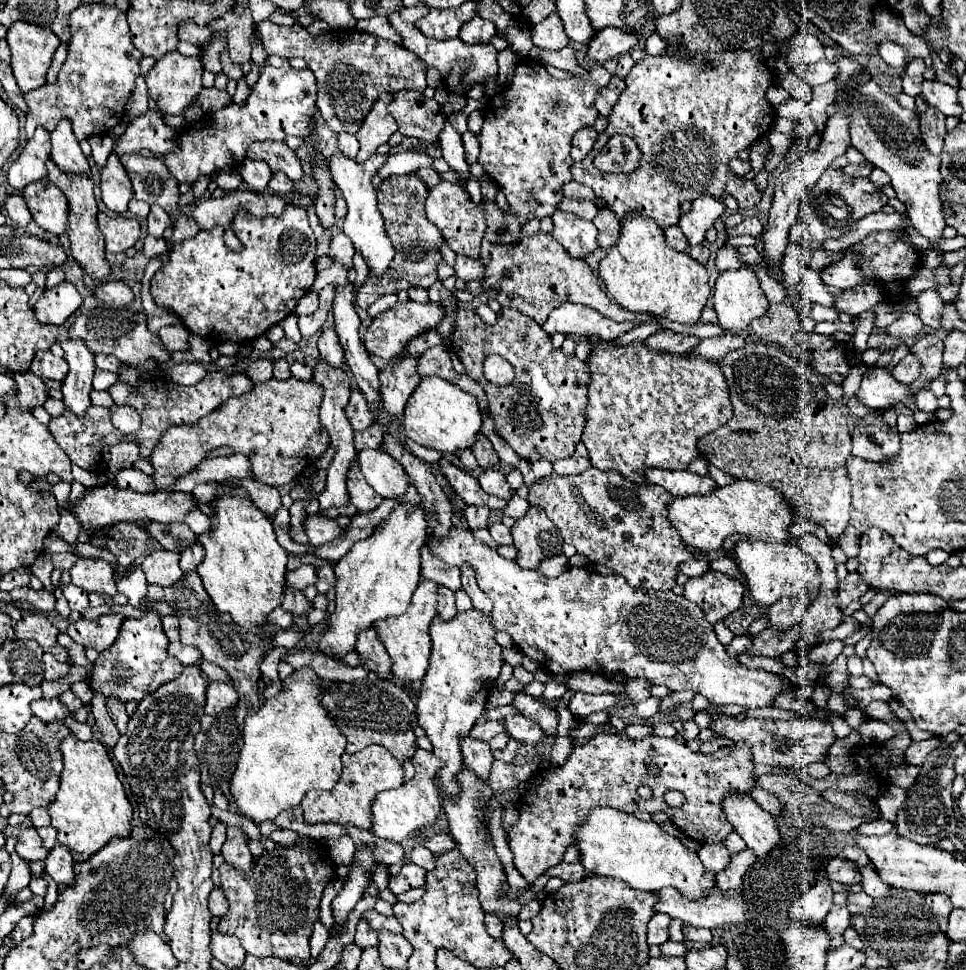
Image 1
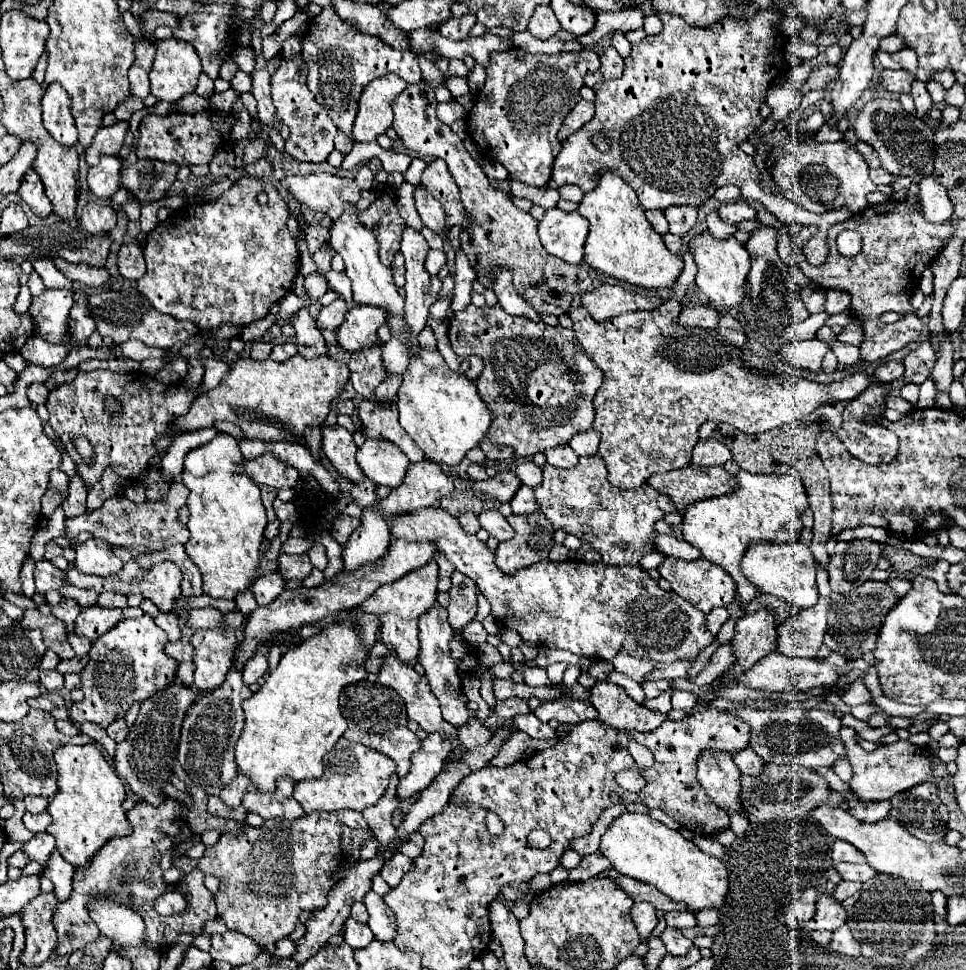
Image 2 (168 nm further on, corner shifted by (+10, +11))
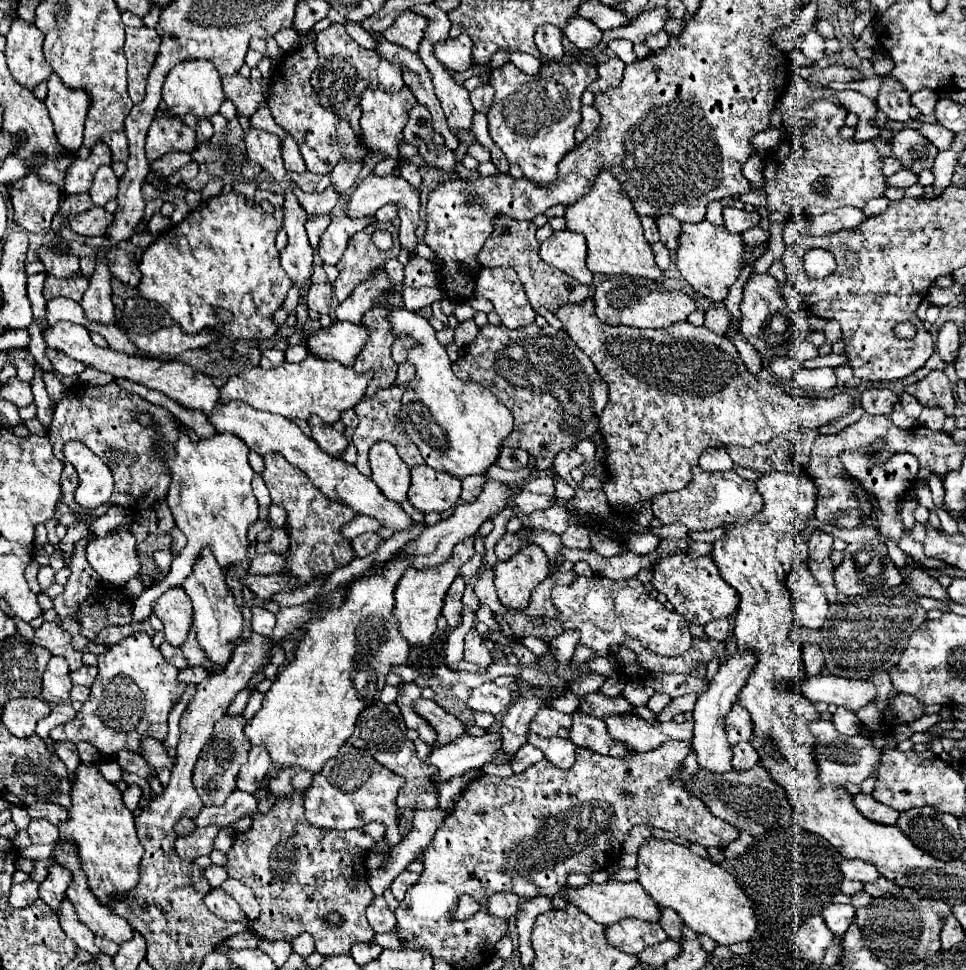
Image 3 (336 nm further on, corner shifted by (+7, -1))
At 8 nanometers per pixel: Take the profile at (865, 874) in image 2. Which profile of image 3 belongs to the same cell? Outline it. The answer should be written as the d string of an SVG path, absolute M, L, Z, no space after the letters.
M878 878L876 882L868 882L868 884L864 884L864 888L862 888L866 894L870 894L870 896L884 896L884 894L898 894L900 892L900 888L896 886L896 884L892 884L892 882L888 882L886 878Z

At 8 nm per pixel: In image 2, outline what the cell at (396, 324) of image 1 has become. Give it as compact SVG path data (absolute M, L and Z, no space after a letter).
M355 304L347 314L345 322L335 330L337 346L347 352L357 352L377 340L377 330L385 324L385 310L377 306L359 306Z

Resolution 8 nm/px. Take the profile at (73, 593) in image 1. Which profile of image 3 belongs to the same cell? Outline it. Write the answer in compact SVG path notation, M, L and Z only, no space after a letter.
M50 566L40 568L40 572L38 572L38 584L40 584L42 590L46 590L46 588L50 588L54 584L54 574L56 572Z

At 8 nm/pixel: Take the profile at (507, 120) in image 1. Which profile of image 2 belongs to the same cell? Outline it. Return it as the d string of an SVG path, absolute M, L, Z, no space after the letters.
M521 48L493 52L485 68L487 82L467 114L467 128L479 150L501 162L509 170L509 178L517 178L529 186L545 186L551 176L553 160L561 150L557 132L569 110L581 100L579 88L583 76L599 70L597 52L583 50L579 54L529 54Z

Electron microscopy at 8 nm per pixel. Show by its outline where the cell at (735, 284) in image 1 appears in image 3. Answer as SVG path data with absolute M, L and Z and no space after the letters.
M710 222L682 224L682 234L678 238L676 266L680 274L688 280L694 290L706 296L714 304L722 304L728 296L730 286L738 280L744 268L744 240L740 234L730 234L724 226L716 228Z

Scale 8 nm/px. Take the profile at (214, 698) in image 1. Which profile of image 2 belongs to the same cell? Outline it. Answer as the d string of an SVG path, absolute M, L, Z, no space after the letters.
M233 610L223 612L223 618L227 630L199 630L191 640L195 650L195 686L199 692L211 692L219 688L231 668L233 650L237 644L235 628L243 624L245 616L239 610Z

